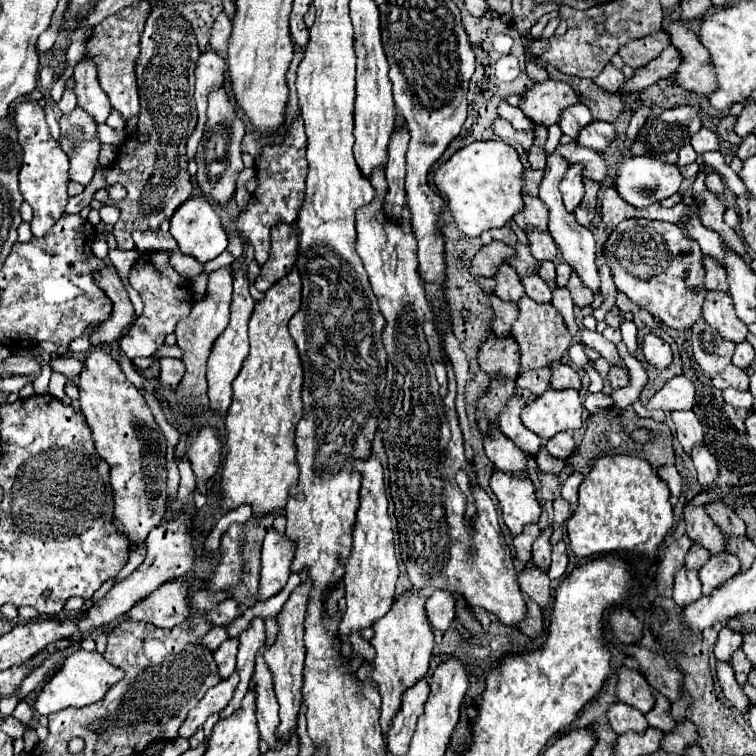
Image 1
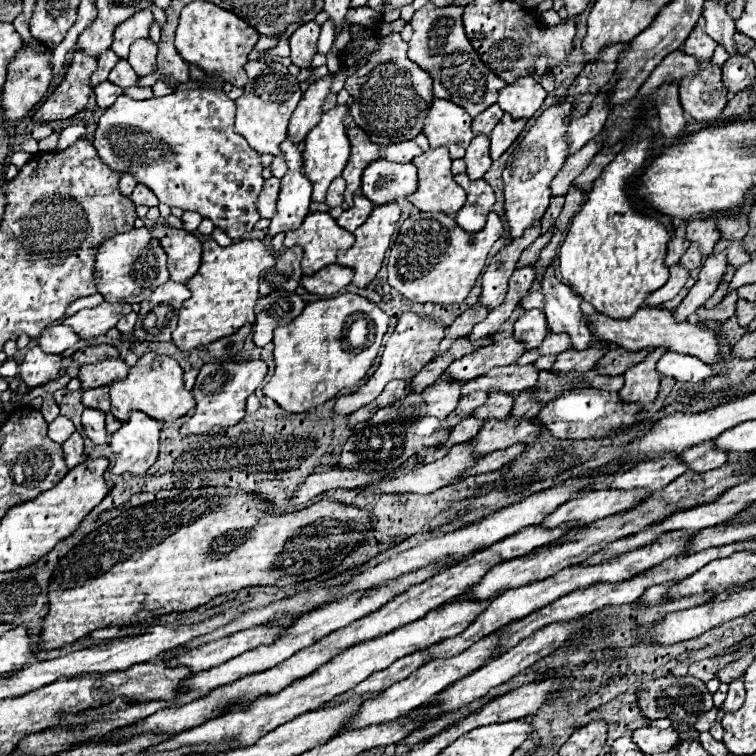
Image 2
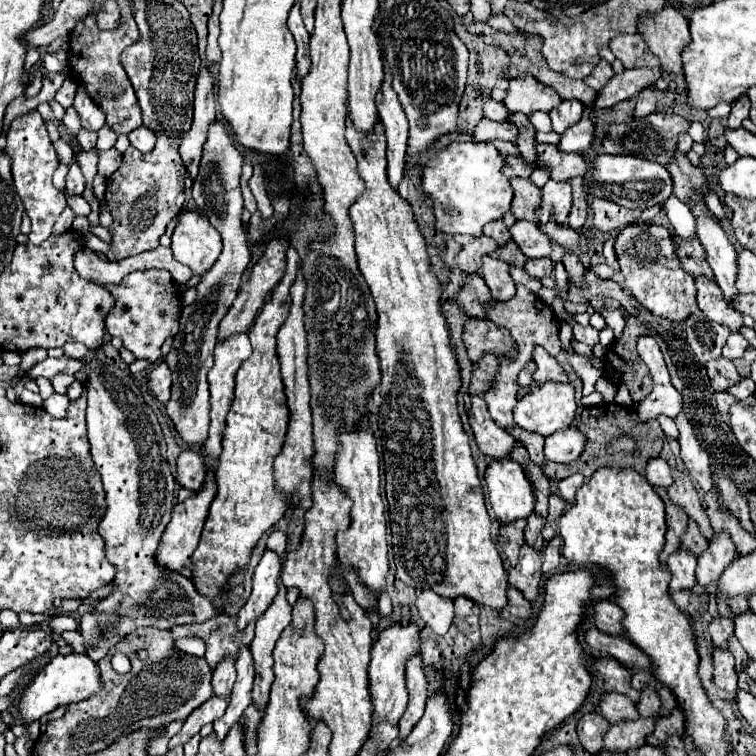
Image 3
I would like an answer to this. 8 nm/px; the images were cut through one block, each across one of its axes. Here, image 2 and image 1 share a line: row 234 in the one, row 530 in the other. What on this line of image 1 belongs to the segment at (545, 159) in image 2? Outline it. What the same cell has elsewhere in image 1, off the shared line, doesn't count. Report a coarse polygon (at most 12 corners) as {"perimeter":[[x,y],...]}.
{"perimeter":[[496,470],[490,488],[516,536],[542,508],[526,472]]}

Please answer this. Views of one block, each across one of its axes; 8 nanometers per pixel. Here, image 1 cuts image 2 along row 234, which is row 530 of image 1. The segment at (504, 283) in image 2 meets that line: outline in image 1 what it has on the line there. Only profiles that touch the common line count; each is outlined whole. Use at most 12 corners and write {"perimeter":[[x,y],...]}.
{"perimeter":[[538,524],[514,536],[514,568],[522,572],[532,558]]}

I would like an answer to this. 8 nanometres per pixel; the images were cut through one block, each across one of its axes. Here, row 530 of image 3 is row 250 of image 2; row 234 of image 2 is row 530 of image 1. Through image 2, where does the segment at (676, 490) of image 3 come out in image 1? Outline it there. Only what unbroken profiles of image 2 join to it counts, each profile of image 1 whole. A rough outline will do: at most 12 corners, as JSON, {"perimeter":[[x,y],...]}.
{"perimeter":[[684,504],[690,540],[710,554],[724,552],[724,534],[702,506]]}

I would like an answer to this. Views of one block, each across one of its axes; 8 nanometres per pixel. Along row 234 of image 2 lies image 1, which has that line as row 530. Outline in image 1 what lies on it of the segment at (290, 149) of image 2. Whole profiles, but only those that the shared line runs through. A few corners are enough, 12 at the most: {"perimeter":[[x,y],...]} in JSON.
{"perimeter":[[272,528],[262,546],[256,600],[286,586],[294,544]]}

